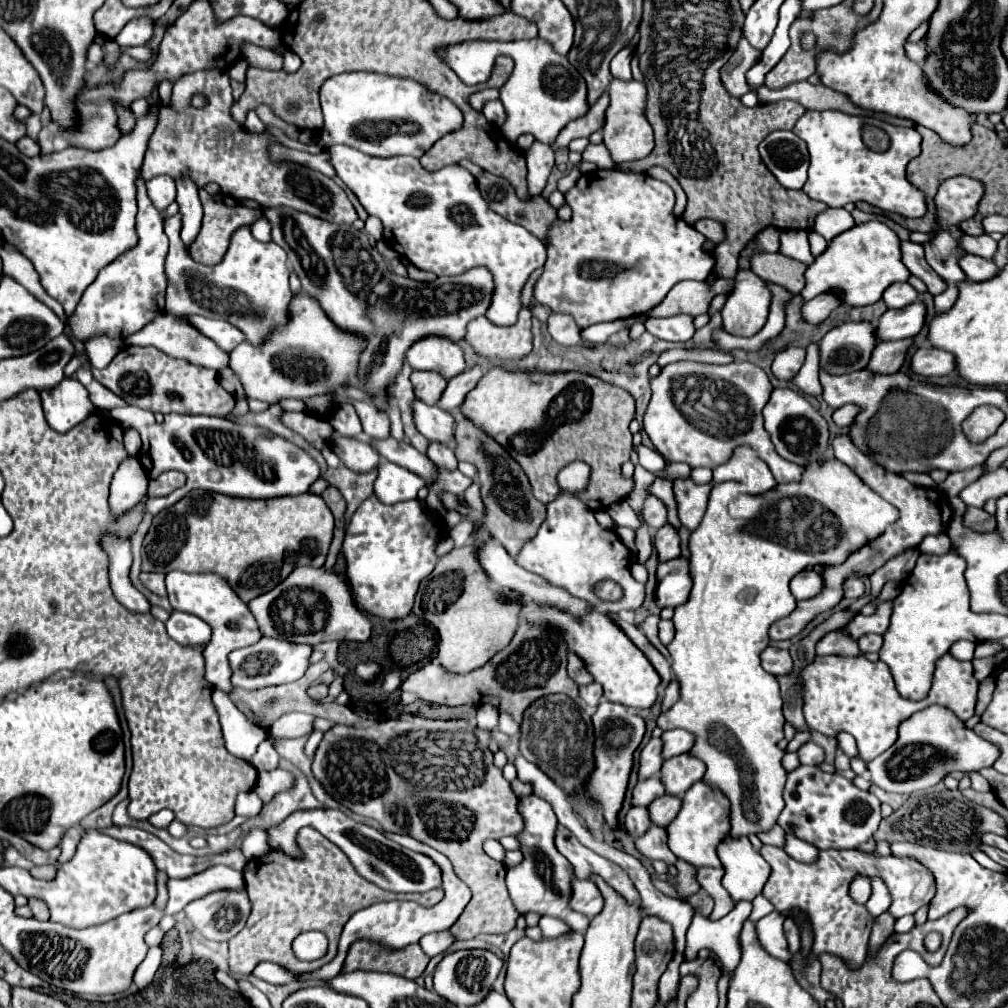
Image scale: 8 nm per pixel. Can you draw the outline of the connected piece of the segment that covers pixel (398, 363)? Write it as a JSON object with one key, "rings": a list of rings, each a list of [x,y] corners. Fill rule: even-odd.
{"rings":[[[263,208],[263,216],[273,226],[273,242],[277,242],[289,254],[289,260],[301,280],[303,290],[319,300],[321,308],[339,328],[359,332],[369,340],[359,360],[359,382],[365,382],[367,390],[385,390],[389,384],[395,384],[395,378],[401,372],[405,360],[405,352],[413,342],[429,334],[439,334],[455,342],[463,340],[463,336],[467,334],[467,324],[475,316],[483,316],[491,306],[491,292],[495,284],[487,268],[471,268],[469,272],[463,272],[459,276],[437,278],[433,282],[415,282],[407,276],[397,276],[389,272],[383,260],[377,256],[375,248],[369,244],[363,230],[355,230],[349,224],[327,222],[293,208]],[[283,226],[297,226],[299,236],[291,236],[289,240]]]}

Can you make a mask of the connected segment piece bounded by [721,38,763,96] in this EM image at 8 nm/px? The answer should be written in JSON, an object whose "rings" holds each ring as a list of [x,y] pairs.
{"rings":[[[741,38],[735,54],[731,56],[731,60],[721,70],[721,80],[733,96],[743,96],[751,90],[751,86],[747,84],[747,72],[755,64],[759,64],[761,54],[763,54],[761,50],[751,48],[751,44],[745,38]]]}

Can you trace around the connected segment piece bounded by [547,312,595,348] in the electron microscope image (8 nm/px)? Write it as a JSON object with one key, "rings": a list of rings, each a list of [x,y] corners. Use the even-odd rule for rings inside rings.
{"rings":[[[553,312],[547,320],[549,334],[553,340],[561,346],[585,346],[585,348],[595,348],[595,344],[589,344],[581,338],[581,328],[575,324],[571,314],[559,314]]]}

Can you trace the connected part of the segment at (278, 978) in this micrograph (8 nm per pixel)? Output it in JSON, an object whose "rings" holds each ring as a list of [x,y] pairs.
{"rings":[[[259,962],[253,970],[253,974],[257,978],[263,978],[271,984],[289,984],[289,982],[295,982],[295,974],[285,970],[283,966],[279,964],[273,964],[273,962]]]}

